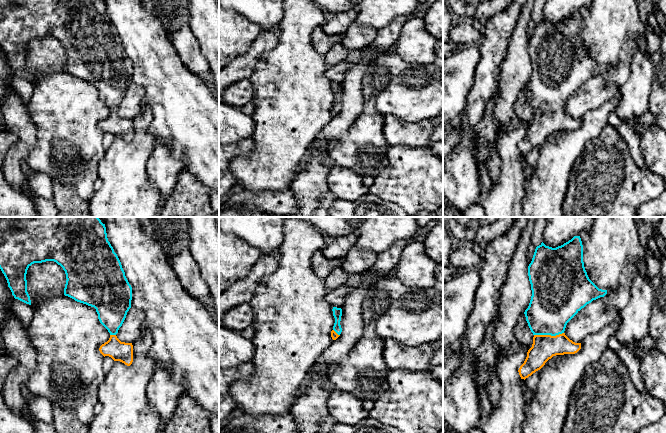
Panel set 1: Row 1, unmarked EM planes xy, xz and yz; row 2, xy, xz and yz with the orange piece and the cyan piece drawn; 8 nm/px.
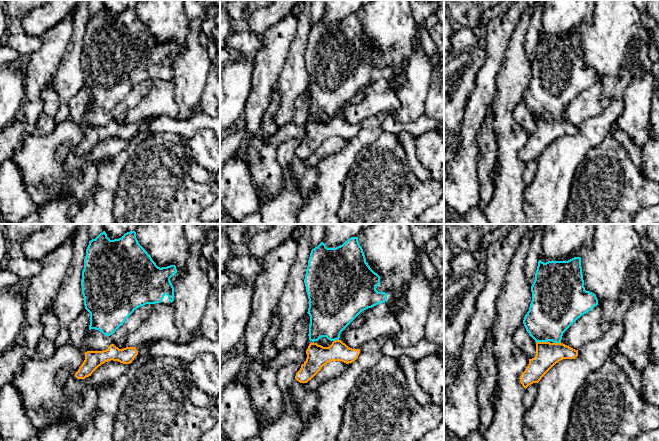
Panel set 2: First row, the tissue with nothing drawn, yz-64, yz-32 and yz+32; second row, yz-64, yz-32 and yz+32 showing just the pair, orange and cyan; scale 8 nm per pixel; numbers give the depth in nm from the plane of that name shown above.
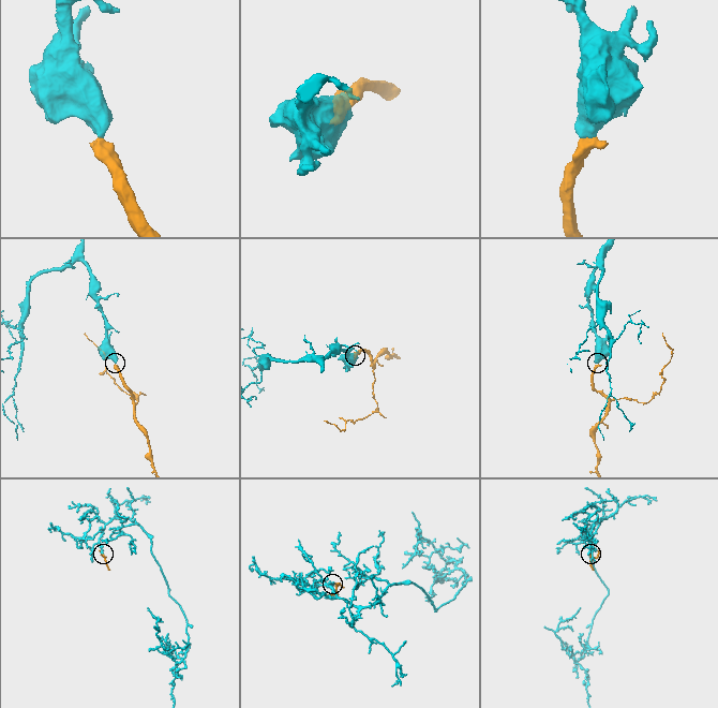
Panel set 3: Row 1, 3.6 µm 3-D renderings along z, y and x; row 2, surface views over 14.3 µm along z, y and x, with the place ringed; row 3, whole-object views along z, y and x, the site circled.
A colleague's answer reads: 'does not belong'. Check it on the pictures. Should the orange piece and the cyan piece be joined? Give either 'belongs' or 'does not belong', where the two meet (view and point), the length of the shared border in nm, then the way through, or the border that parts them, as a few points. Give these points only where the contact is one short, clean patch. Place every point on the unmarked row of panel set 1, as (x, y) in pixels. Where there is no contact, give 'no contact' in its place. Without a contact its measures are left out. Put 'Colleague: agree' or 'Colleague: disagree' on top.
Colleague: disagree
belongs; meets orange in yz at (548, 111); contact 240 nm long; runs through yz (544, 123), (548, 117), (548, 111), (552, 81)

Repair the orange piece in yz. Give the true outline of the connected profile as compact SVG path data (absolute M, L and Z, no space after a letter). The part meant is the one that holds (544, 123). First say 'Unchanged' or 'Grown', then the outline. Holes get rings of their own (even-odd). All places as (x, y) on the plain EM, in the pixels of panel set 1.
Grown. M574 12L556 24L542 18L536 23L528 42L528 52L532 72L524 90L534 113L532 123L518 146L524 156L540 146L553 132L575 130L581 125L581 119L575 119L565 111L566 101L587 80L607 70L607 66L599 65L587 51L580 12Z

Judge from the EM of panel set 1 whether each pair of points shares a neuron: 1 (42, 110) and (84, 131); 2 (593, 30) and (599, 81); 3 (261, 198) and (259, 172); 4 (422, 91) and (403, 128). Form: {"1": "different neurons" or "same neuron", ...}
{"1": "same neuron", "2": "different neurons", "3": "different neurons", "4": "different neurons"}

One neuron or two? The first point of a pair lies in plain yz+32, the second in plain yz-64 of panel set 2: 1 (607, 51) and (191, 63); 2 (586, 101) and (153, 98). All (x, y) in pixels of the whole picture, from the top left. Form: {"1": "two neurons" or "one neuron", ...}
{"1": "two neurons", "2": "one neuron"}

